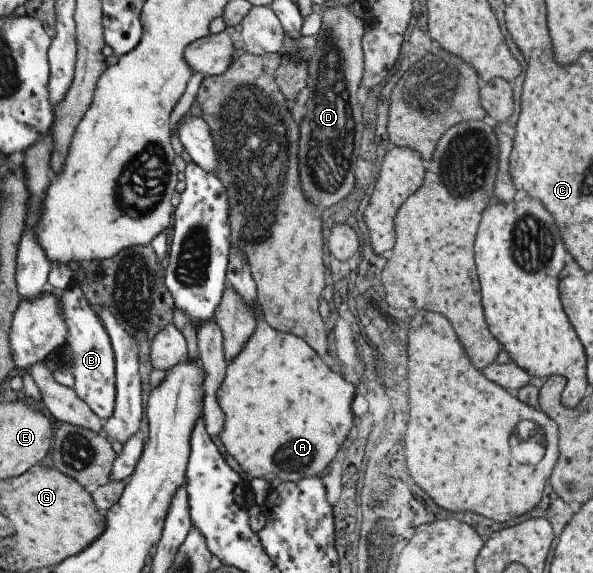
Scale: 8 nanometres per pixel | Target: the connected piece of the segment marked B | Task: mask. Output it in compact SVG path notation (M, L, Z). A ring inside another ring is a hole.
M72 285L58 291L57 295L60 315L66 328L62 350L66 348L70 356L70 362L66 367L75 380L72 391L100 421L105 421L111 416L115 398L114 360L107 333L84 299L81 289Z

